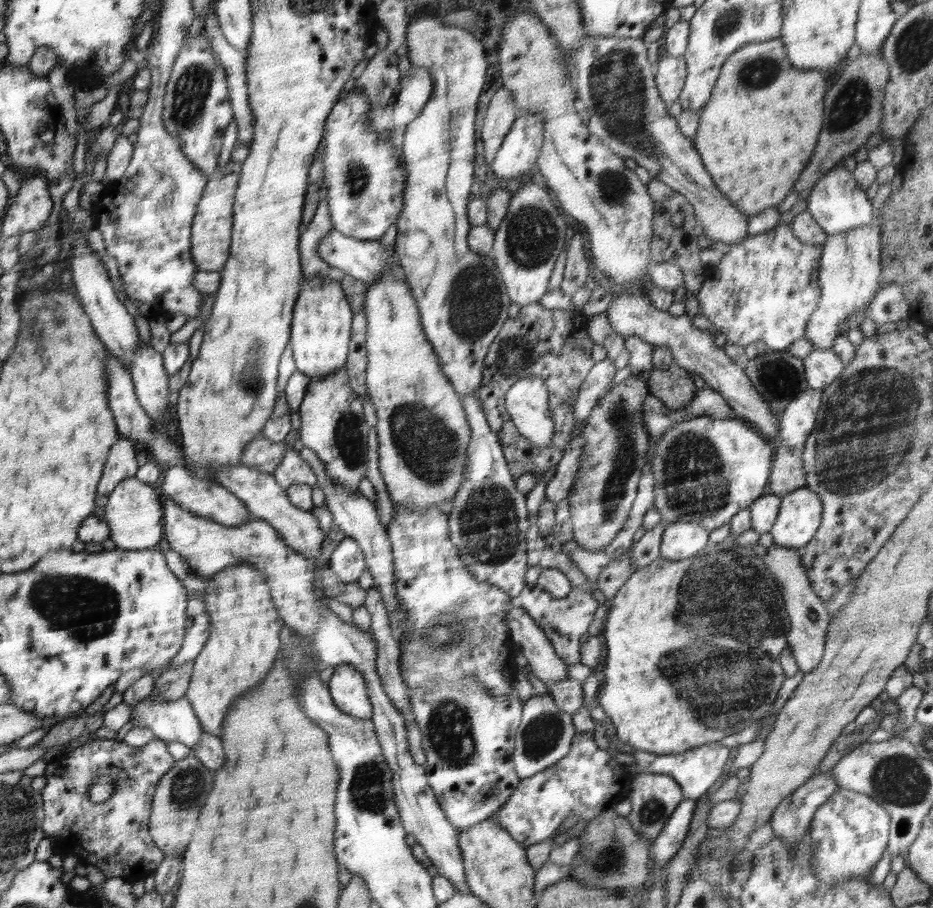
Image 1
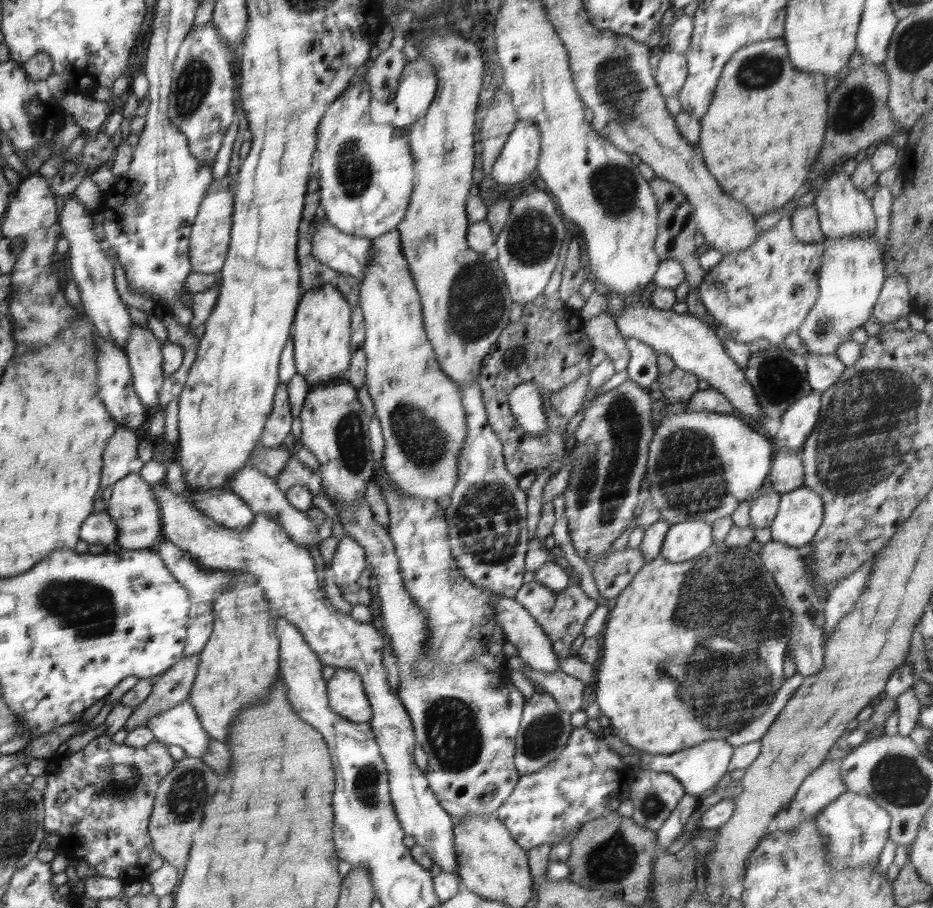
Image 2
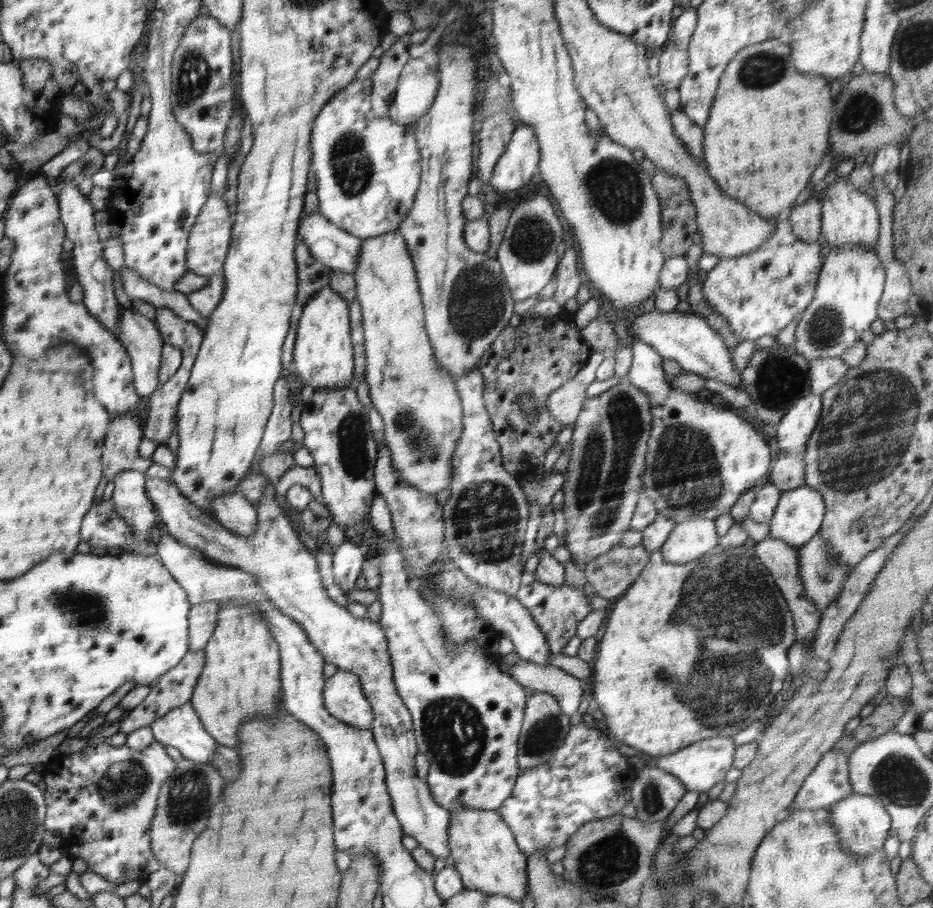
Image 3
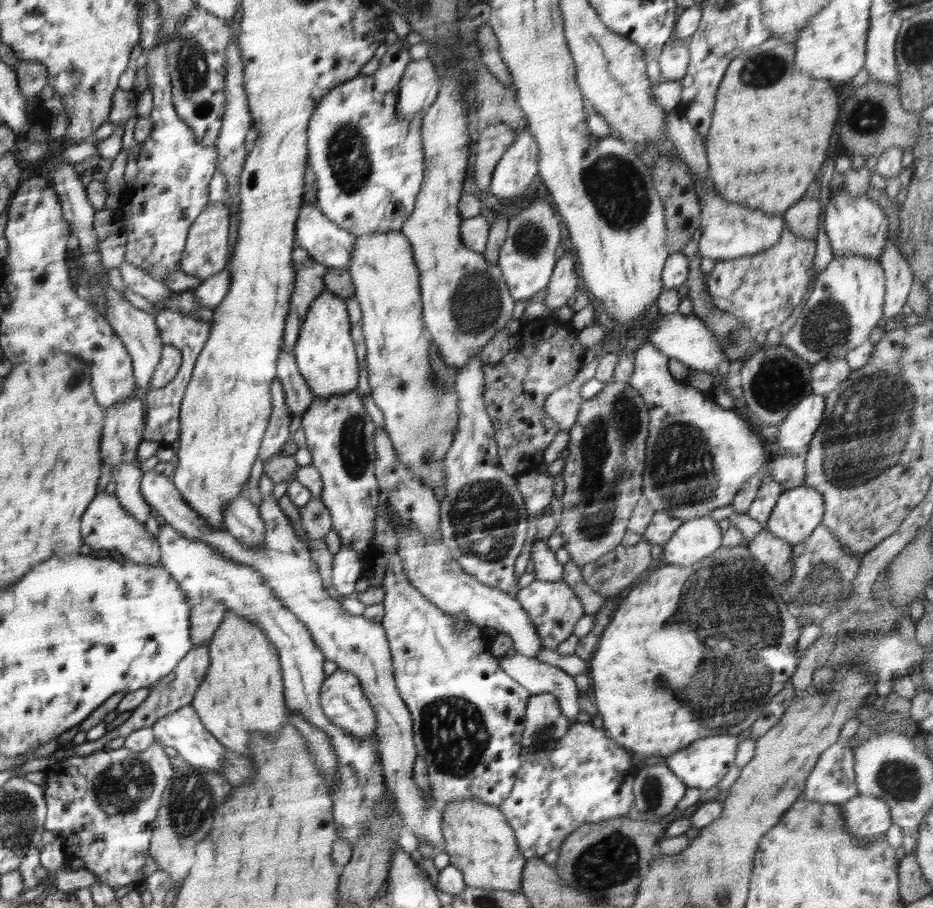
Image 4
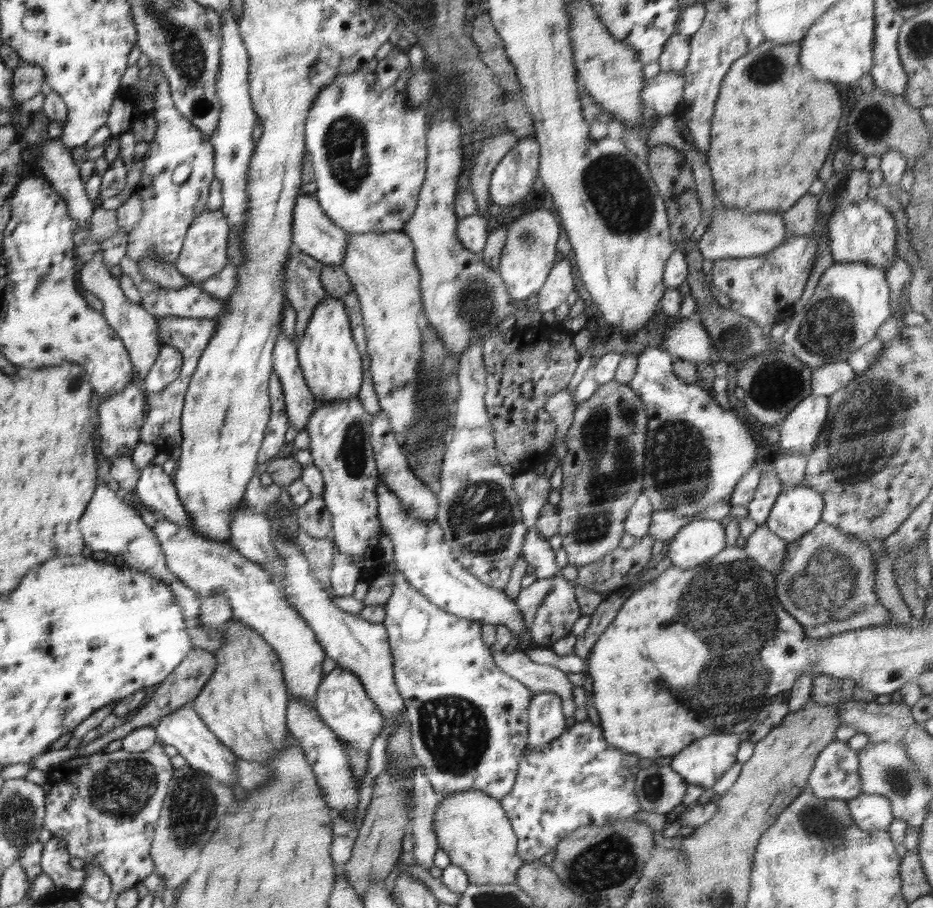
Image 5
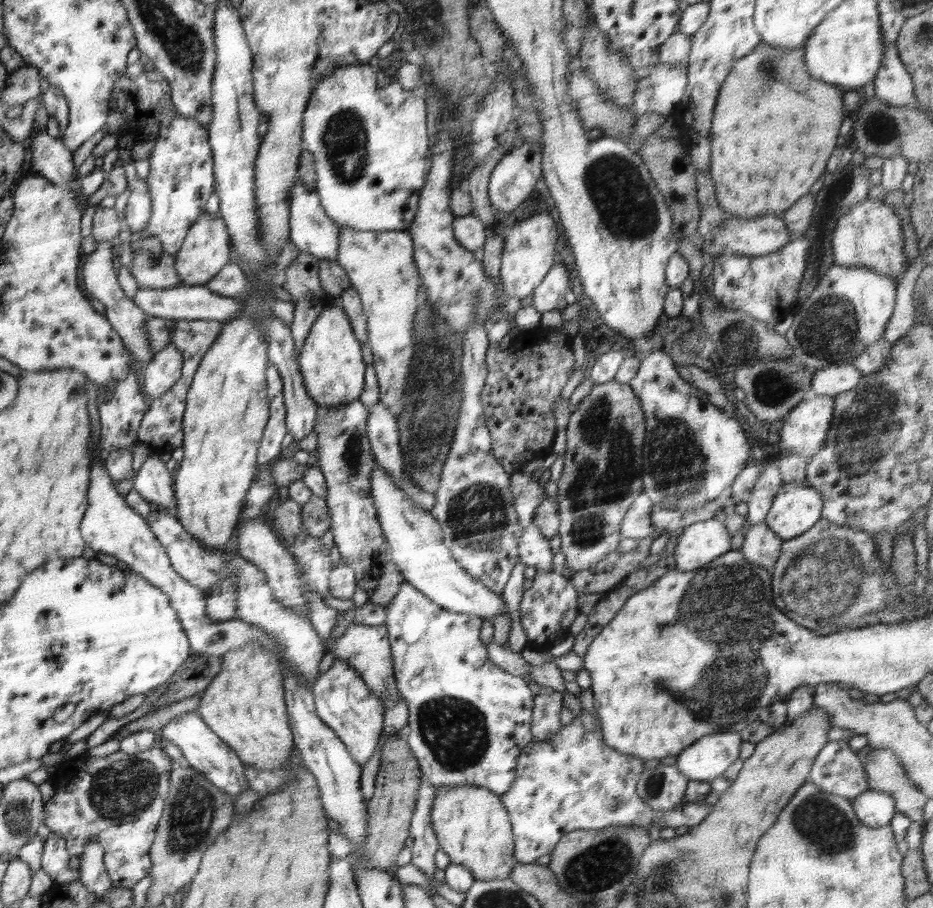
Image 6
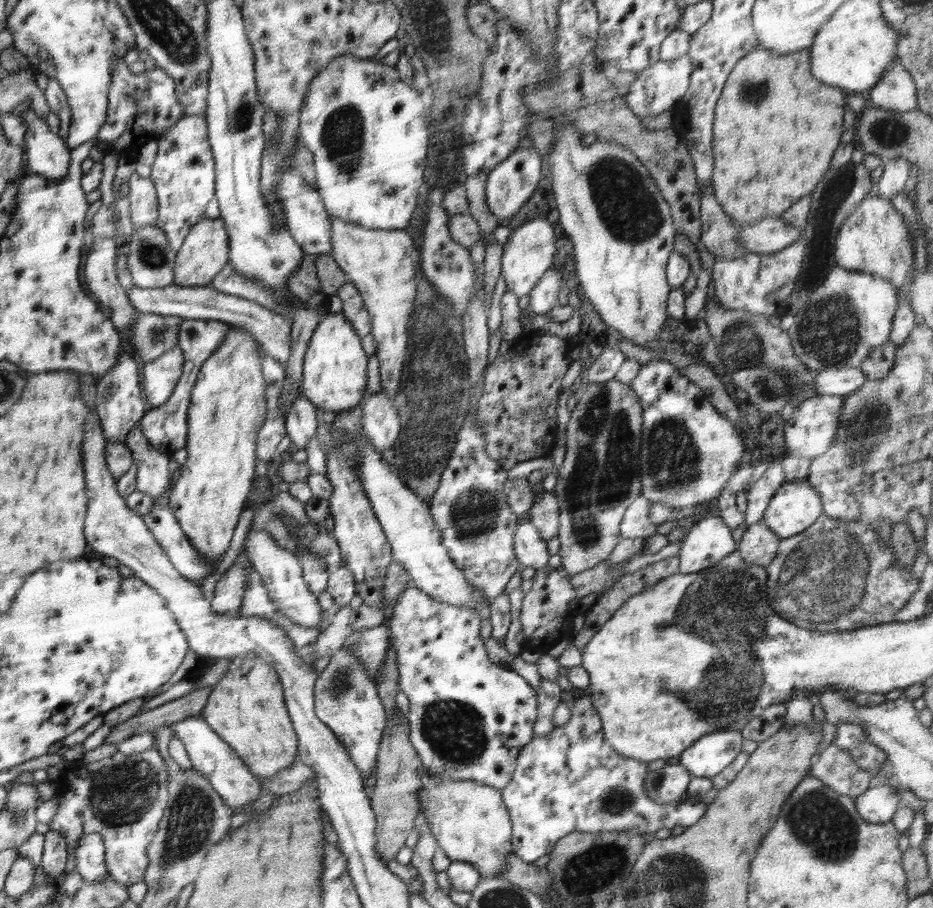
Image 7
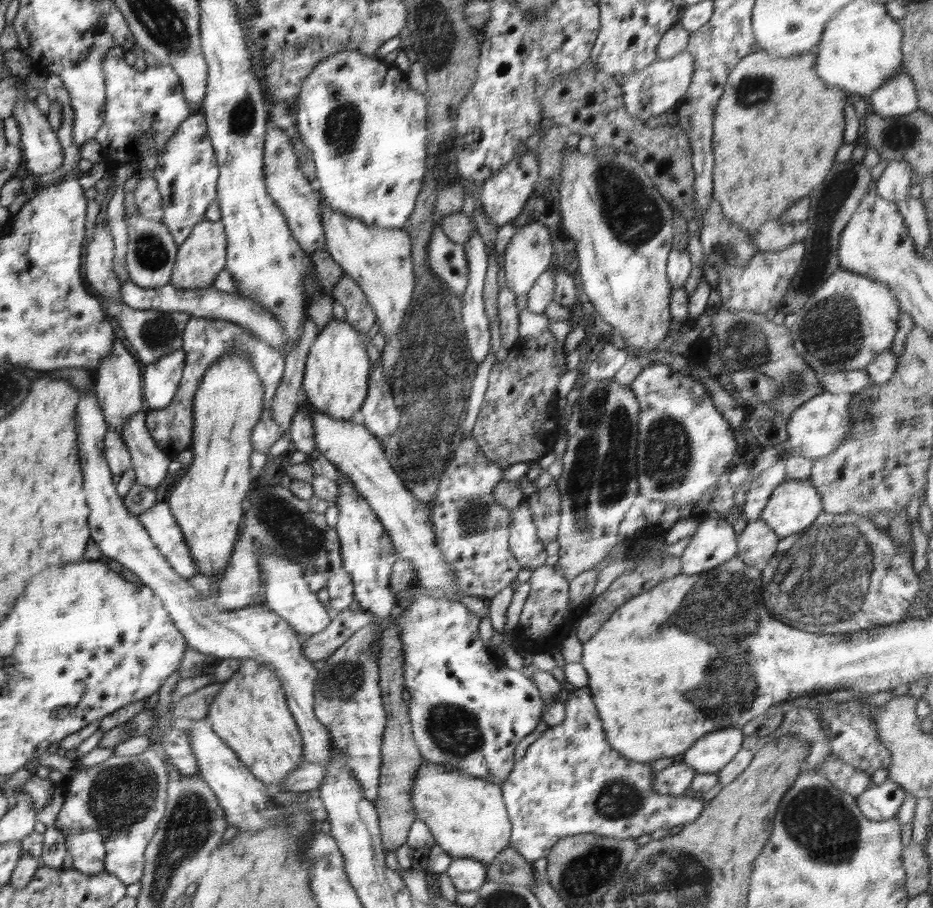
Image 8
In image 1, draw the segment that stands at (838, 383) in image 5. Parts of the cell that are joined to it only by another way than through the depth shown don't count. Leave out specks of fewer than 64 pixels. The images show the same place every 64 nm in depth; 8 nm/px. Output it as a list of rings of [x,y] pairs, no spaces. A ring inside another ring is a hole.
[[[813,349],[803,360],[803,365],[809,388],[822,390],[840,376],[846,364],[832,349]]]

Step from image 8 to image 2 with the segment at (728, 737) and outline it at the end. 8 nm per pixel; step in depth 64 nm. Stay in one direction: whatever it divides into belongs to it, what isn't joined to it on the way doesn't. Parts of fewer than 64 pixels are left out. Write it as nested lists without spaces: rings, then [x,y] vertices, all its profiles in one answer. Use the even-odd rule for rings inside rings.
[[[721,739],[706,741],[686,750],[664,754],[664,756],[641,752],[639,757],[641,769],[672,774],[684,787],[685,794],[700,795],[715,786],[726,774],[733,752],[734,746]]]

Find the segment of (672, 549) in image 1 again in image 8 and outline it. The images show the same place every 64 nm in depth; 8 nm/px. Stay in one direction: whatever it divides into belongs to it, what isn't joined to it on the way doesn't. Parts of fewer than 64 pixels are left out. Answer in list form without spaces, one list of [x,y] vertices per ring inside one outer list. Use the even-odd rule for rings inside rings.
[[[703,514],[698,530],[679,556],[681,573],[700,574],[715,569],[733,556],[737,556],[737,537],[733,526],[719,515]]]

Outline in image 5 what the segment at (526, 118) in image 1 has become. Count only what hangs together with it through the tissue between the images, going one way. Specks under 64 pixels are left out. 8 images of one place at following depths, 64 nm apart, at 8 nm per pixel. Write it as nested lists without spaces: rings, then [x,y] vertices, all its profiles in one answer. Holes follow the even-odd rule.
[[[532,136],[519,139],[517,145],[496,165],[490,181],[490,198],[501,207],[512,206],[532,190],[534,180],[539,176],[539,144]]]

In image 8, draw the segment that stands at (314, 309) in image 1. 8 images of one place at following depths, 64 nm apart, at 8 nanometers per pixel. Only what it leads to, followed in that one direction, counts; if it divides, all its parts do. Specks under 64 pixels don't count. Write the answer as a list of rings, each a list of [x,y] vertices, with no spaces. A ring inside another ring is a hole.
[[[333,318],[315,336],[307,354],[301,393],[318,412],[336,420],[353,420],[367,397],[370,376],[370,359],[359,332],[346,320]]]

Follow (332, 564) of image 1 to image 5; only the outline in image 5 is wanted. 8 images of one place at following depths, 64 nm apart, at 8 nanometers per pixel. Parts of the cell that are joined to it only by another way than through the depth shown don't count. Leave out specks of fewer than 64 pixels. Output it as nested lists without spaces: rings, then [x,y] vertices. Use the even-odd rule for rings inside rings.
[[[339,553],[333,557],[329,579],[333,596],[354,595],[355,586],[359,582],[359,568],[350,556]]]

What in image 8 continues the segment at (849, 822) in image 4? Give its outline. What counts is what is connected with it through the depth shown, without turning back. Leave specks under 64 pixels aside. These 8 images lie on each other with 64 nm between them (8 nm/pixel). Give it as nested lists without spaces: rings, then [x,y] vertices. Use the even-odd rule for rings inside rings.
[[[886,779],[880,785],[871,784],[856,797],[860,812],[870,820],[886,820],[892,818],[902,806],[906,790],[899,783]]]

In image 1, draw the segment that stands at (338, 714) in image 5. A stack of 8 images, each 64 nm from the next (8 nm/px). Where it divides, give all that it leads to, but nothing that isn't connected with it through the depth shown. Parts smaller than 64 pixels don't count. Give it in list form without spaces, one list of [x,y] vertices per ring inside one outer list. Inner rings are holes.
[[[338,665],[328,684],[333,703],[352,718],[371,719],[373,706],[368,698],[364,675],[352,665]]]

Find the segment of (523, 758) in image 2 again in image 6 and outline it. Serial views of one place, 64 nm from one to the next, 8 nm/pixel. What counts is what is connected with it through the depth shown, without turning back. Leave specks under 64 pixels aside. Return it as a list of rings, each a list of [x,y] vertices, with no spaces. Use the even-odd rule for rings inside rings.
[[[542,686],[541,691],[535,695],[532,709],[531,734],[532,741],[544,741],[558,735],[558,731],[563,727],[560,723],[560,710],[562,706],[561,692],[556,692],[549,686]]]

